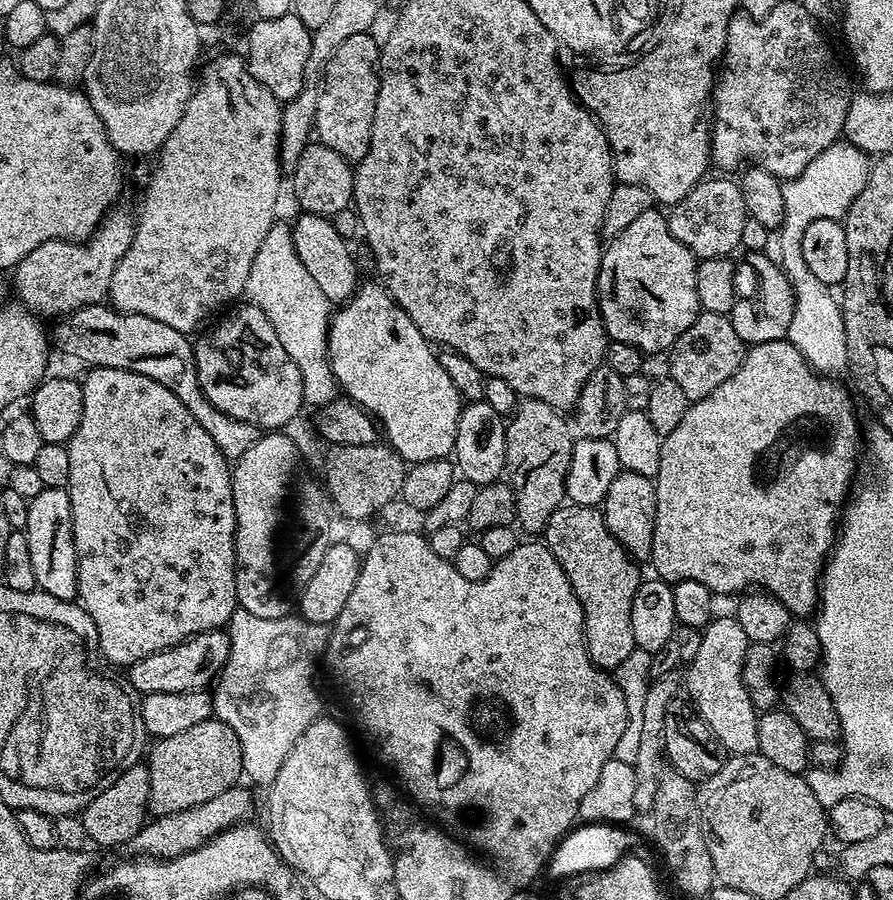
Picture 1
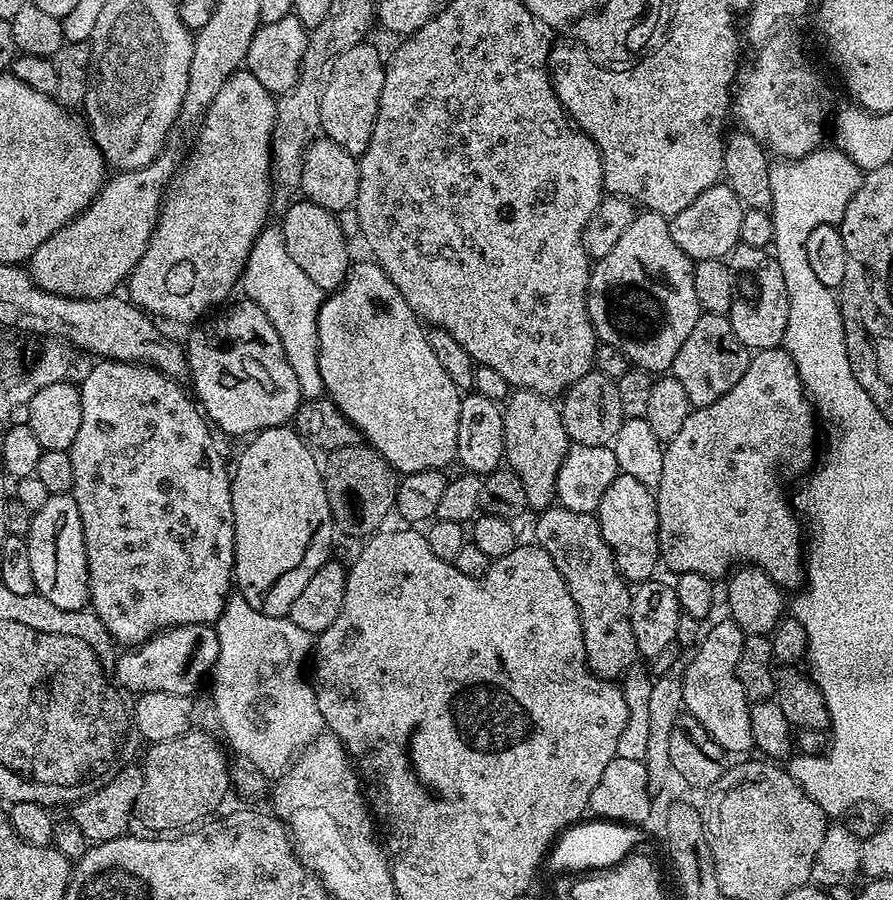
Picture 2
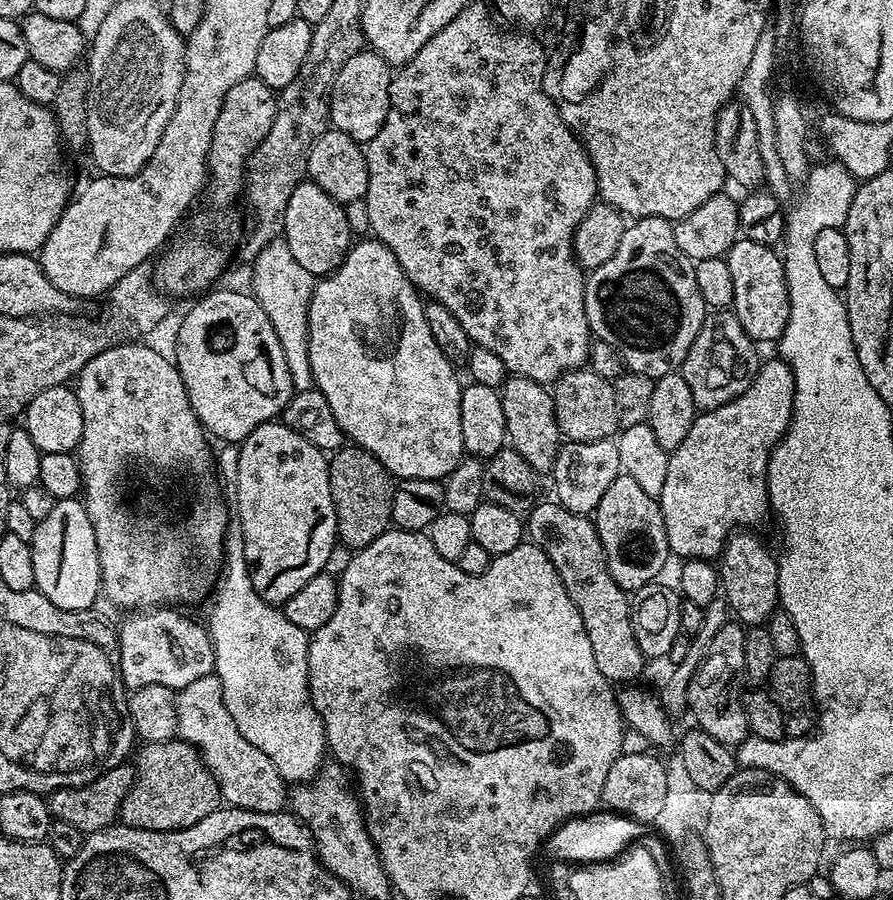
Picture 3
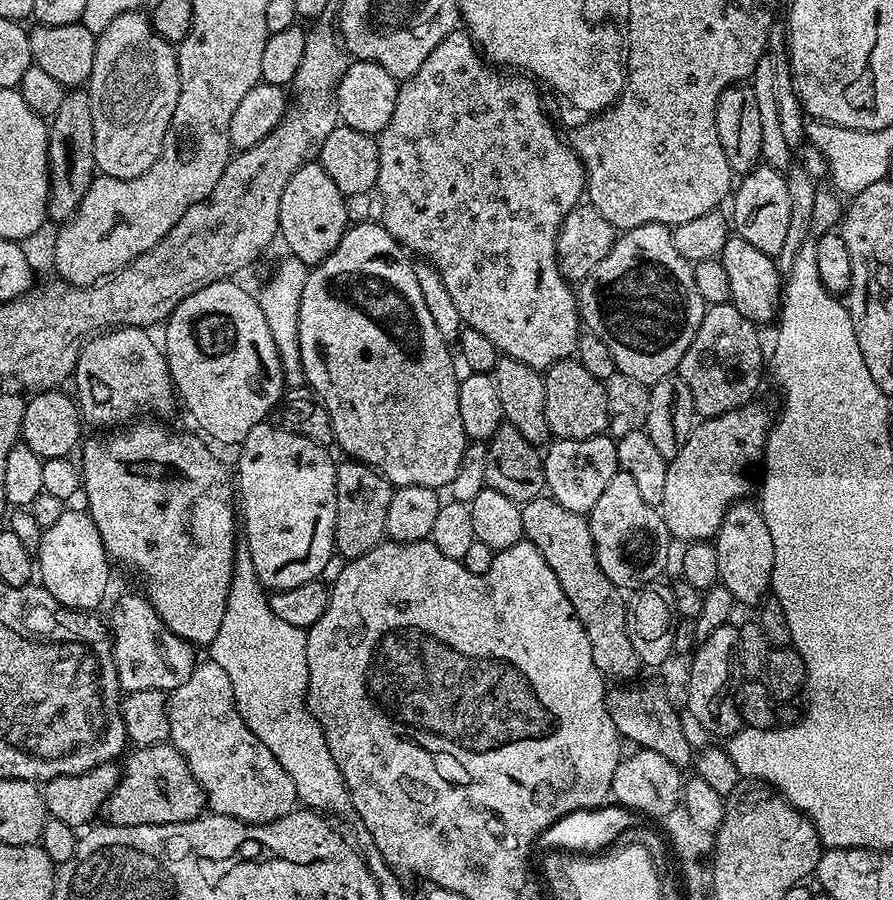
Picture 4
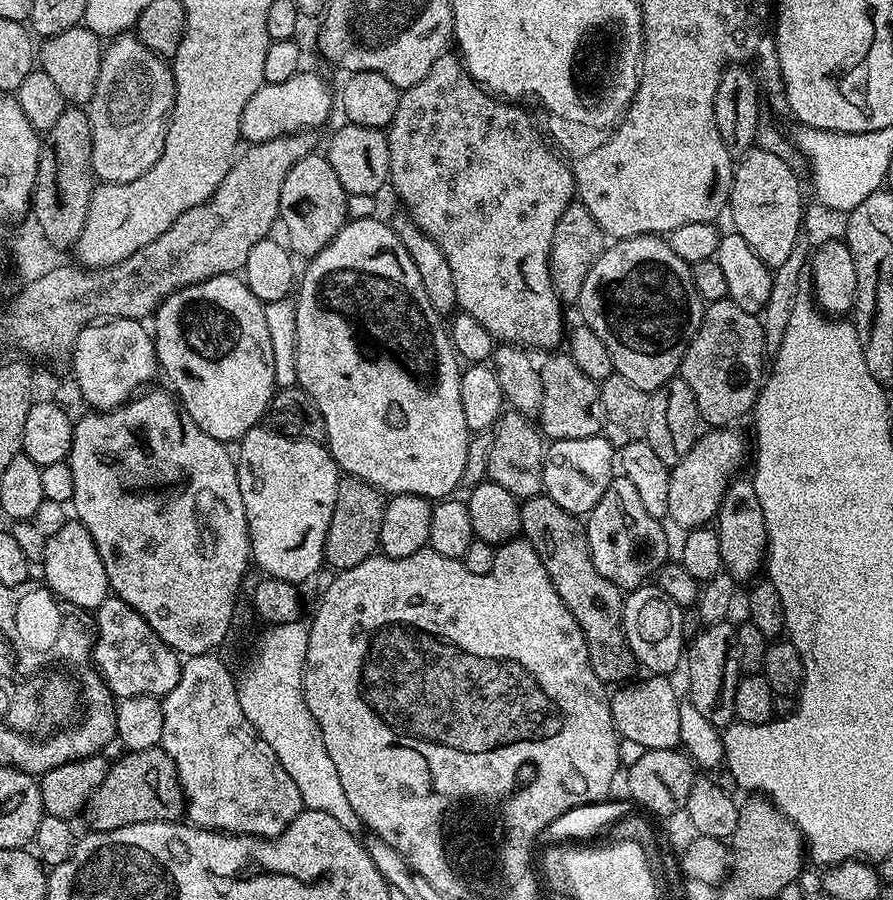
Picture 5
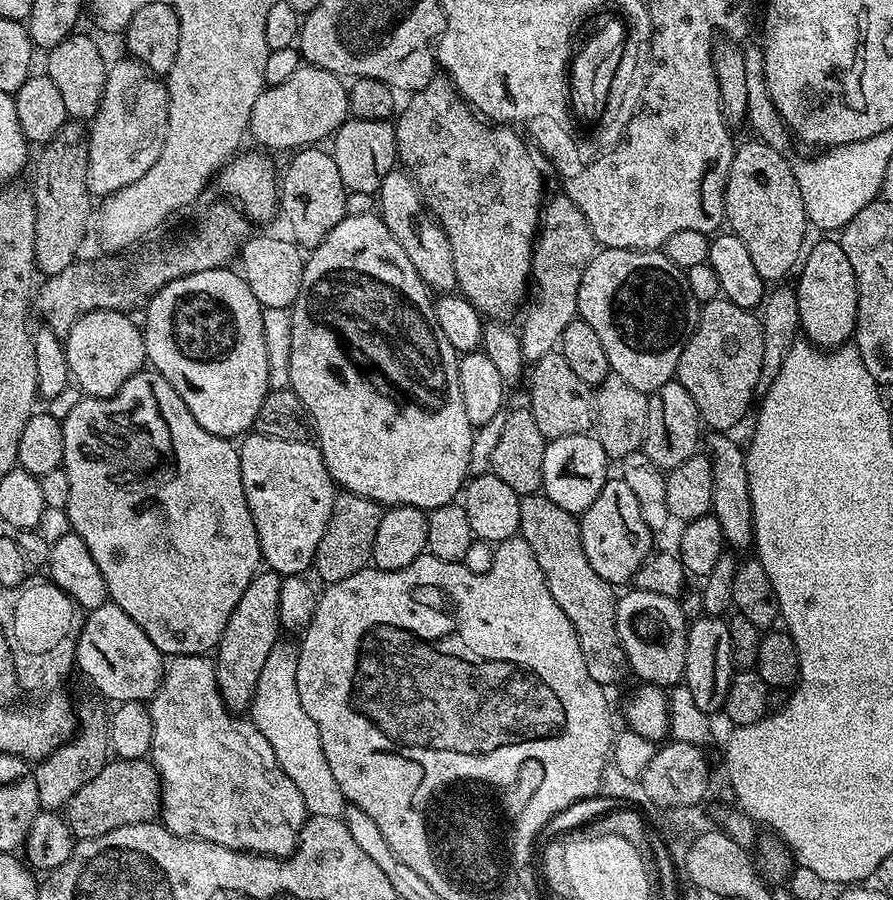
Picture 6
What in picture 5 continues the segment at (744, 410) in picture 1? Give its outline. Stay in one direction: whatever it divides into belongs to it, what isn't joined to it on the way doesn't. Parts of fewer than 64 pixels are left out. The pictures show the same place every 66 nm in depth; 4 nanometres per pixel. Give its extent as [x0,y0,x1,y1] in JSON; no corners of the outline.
[668,426,744,530]

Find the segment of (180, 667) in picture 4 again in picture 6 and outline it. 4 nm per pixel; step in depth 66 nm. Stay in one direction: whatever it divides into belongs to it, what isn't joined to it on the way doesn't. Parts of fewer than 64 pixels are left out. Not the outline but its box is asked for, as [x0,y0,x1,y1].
[75,602,166,702]

